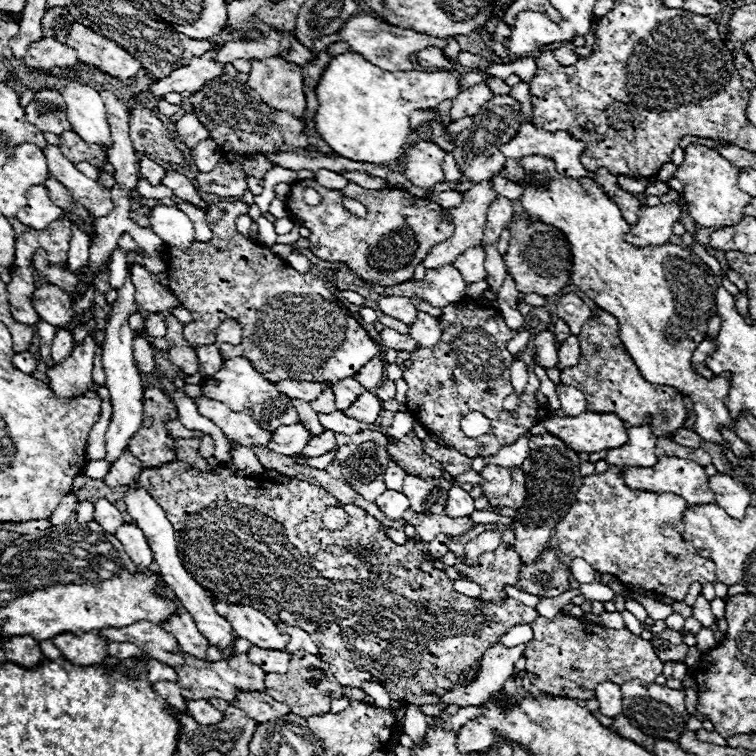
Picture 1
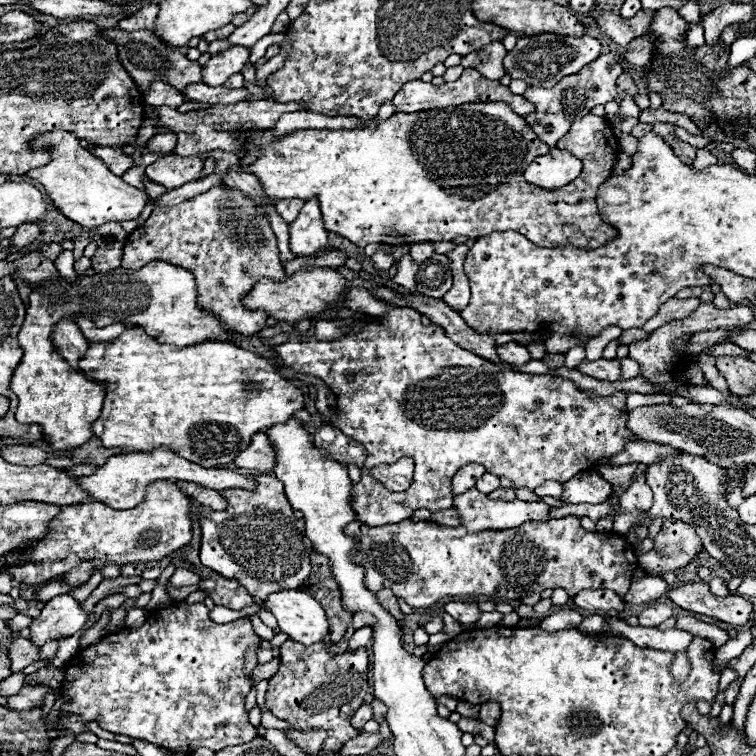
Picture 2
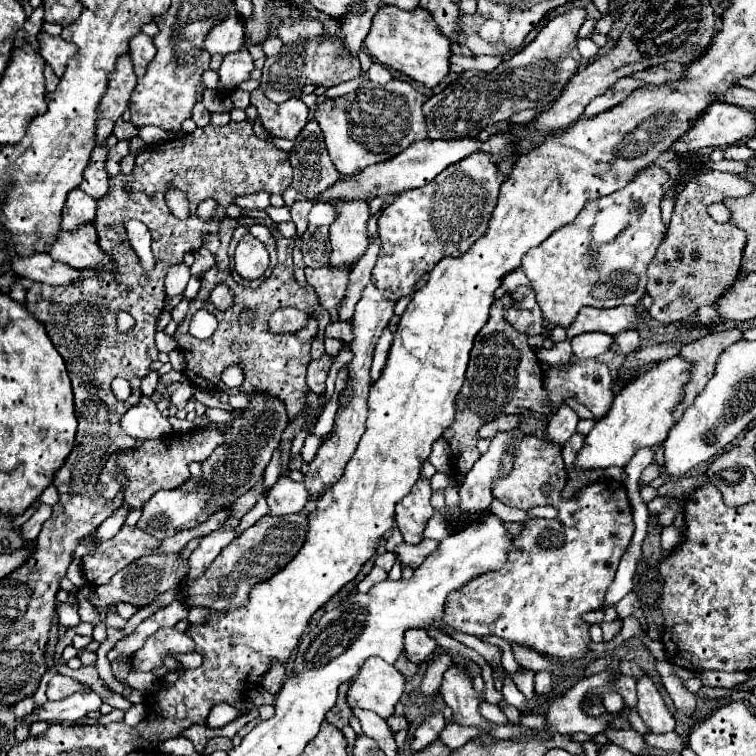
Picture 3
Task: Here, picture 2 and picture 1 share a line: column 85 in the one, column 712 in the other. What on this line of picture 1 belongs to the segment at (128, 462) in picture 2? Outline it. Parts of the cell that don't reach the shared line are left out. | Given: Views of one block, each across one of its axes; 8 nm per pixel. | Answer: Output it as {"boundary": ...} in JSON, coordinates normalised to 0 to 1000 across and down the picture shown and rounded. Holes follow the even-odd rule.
{"boundary":[[[947,627],[939,632],[939,646],[947,653],[947,667],[955,669],[963,677],[963,683],[974,688],[984,685],[984,677],[992,669],[995,659],[981,632],[971,632],[963,627]]]}

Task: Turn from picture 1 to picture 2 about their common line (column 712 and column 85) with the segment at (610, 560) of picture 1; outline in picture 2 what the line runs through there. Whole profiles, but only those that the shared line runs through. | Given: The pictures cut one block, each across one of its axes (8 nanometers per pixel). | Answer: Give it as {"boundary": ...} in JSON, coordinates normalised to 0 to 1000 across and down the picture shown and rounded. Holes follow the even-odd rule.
{"boundary":[[[111,743],[111,749],[101,749],[101,754],[93,754],[87,762],[85,762],[85,770],[95,772],[95,775],[108,775],[119,767],[122,762],[122,743]]]}

